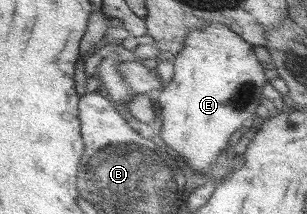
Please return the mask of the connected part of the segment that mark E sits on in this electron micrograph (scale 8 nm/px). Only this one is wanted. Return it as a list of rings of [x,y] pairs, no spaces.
[[[201,25],[201,28],[189,32],[183,40],[183,49],[172,59],[173,76],[169,83],[153,94],[161,119],[161,128],[156,136],[201,176],[211,170],[217,155],[230,146],[230,135],[250,124],[255,115],[261,100],[261,87],[267,82],[267,77],[253,49],[252,45],[221,25]]]

